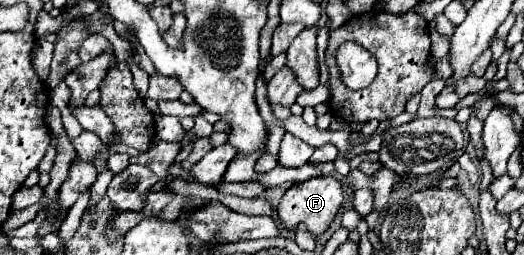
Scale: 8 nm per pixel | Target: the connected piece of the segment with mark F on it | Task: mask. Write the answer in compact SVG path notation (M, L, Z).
M319 176L319 178L311 178L307 182L301 182L301 184L293 184L285 196L281 198L279 206L277 206L277 218L279 218L279 224L281 228L285 230L291 230L295 232L295 226L299 224L305 224L307 230L313 234L313 236L321 236L329 224L333 222L335 214L339 212L341 204L343 204L345 196L343 196L343 188L339 184L339 180L331 178L331 176Z

